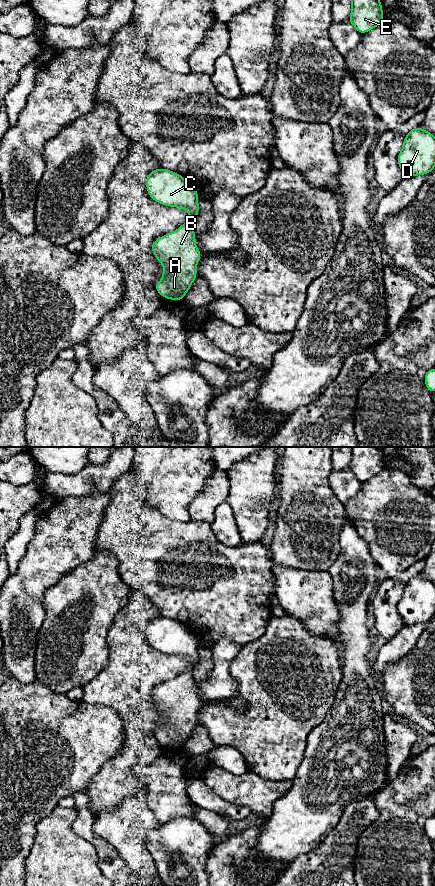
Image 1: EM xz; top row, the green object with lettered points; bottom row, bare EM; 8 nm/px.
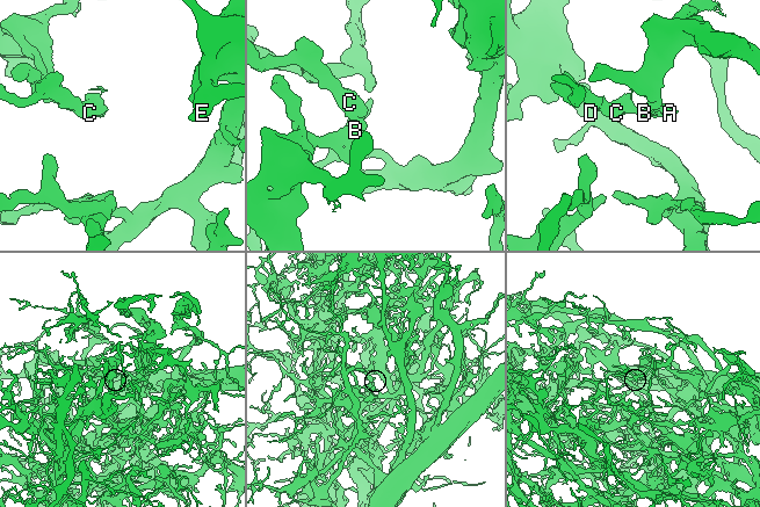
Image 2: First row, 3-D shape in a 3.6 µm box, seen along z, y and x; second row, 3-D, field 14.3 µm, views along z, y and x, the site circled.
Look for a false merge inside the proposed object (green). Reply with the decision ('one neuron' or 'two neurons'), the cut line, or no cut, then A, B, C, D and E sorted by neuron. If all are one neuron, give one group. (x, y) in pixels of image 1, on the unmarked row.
one neuron | no cut | A B C D E

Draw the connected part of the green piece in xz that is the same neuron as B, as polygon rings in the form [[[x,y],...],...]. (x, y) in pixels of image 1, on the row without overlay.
[[[162,616],[156,617],[148,622],[146,634],[149,644],[158,651],[171,655],[183,656],[190,662],[188,670],[181,673],[178,678],[156,687],[152,694],[153,702],[165,715],[165,718],[162,721],[163,730],[160,732],[158,727],[155,732],[157,740],[169,748],[183,748],[197,724],[196,713],[201,706],[201,700],[195,693],[195,681],[193,678],[194,667],[199,661],[199,643],[181,623]]]

